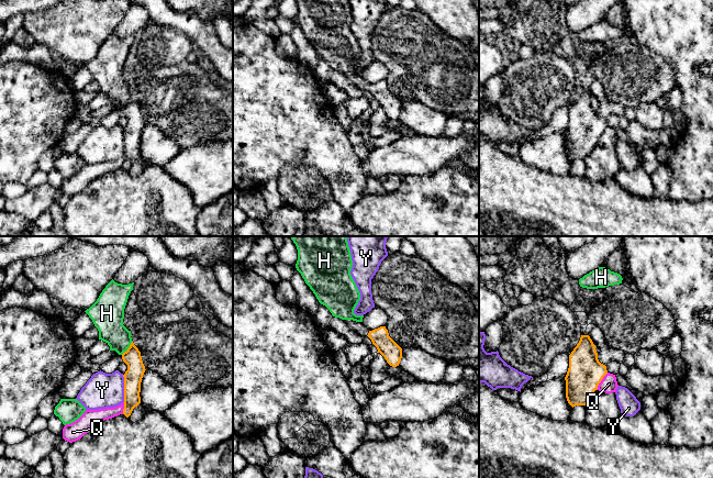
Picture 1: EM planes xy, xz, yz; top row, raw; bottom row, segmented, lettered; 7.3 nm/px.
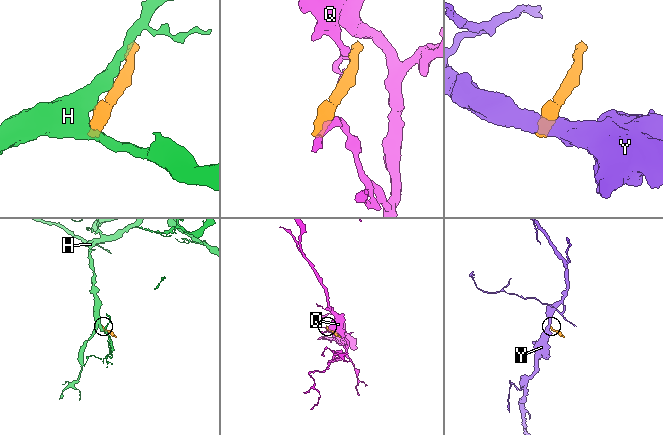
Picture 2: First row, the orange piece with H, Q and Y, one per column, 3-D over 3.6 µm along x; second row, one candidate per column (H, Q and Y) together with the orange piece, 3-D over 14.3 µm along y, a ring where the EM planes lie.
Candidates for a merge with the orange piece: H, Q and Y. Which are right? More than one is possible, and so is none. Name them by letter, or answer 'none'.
none

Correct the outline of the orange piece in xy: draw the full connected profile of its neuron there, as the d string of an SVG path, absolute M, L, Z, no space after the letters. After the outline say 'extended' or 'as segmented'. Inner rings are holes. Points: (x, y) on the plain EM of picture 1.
M132 96L126 105L122 108L123 115L127 119L124 131L124 163L123 168L129 171L135 160L141 157L141 136L145 126L141 105Z; as segmented

